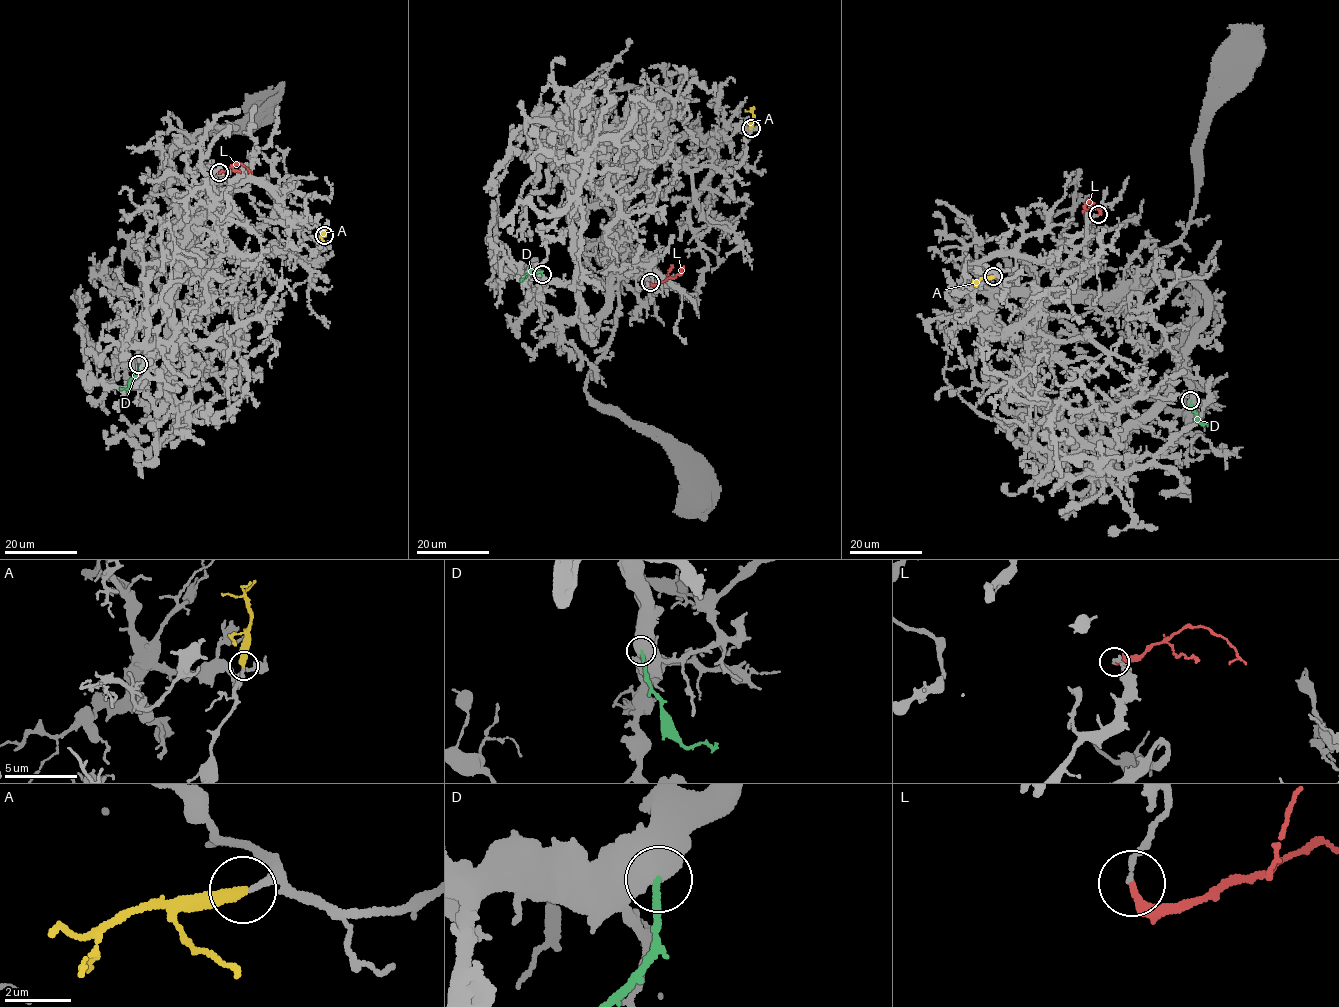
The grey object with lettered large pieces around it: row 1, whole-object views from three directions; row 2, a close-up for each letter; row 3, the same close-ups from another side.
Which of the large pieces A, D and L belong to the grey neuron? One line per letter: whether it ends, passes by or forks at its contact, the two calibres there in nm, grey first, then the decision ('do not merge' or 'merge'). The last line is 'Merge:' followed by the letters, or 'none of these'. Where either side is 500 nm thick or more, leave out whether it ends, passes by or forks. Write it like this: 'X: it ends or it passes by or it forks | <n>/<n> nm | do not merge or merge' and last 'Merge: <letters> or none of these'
A: it ends | 220/420 nm | merge
D: 750/190 nm | do not merge
L: it ends | 150/280 nm | do not merge
Merge: A

